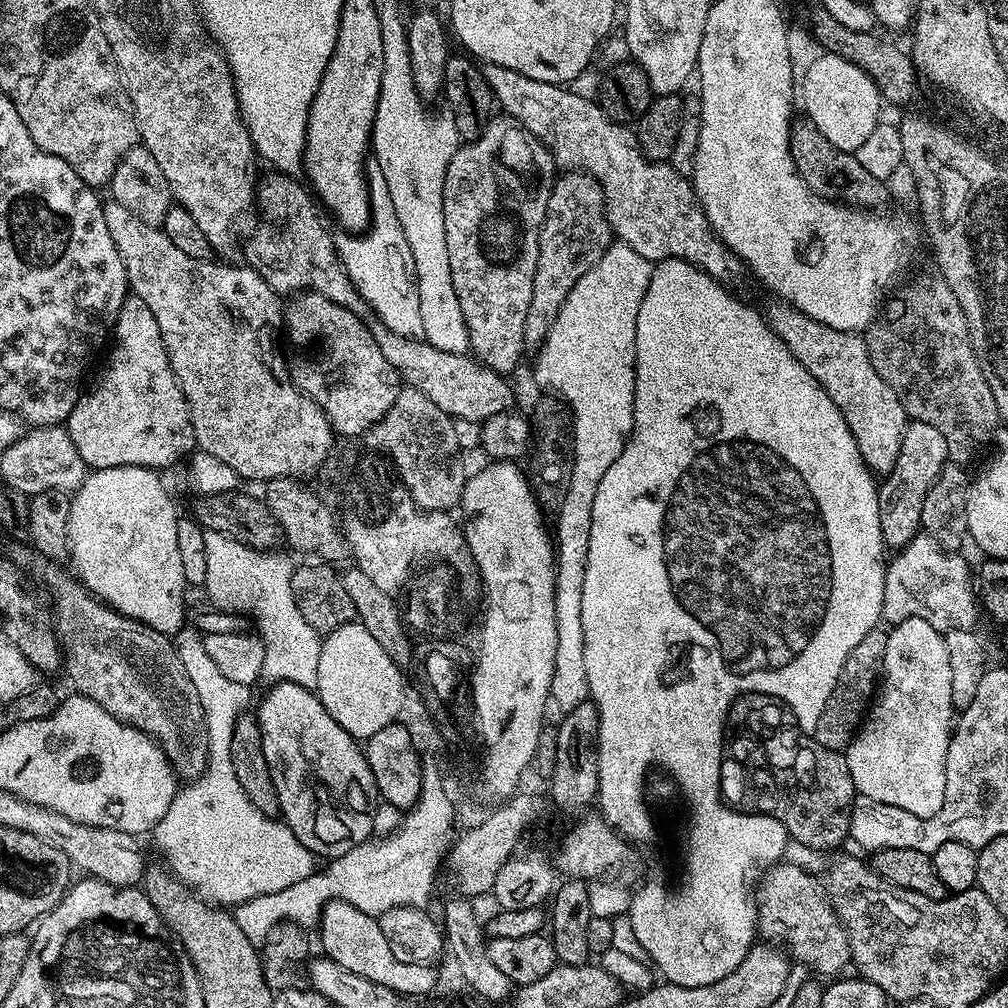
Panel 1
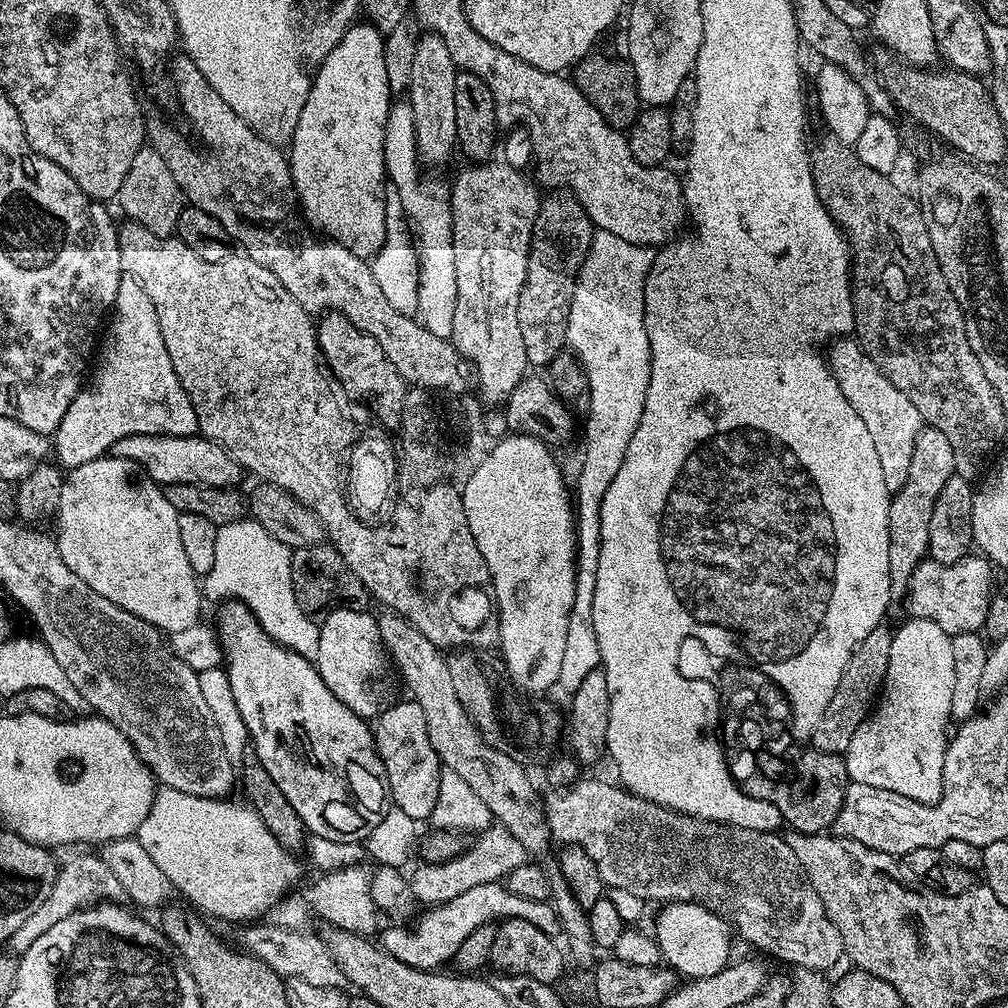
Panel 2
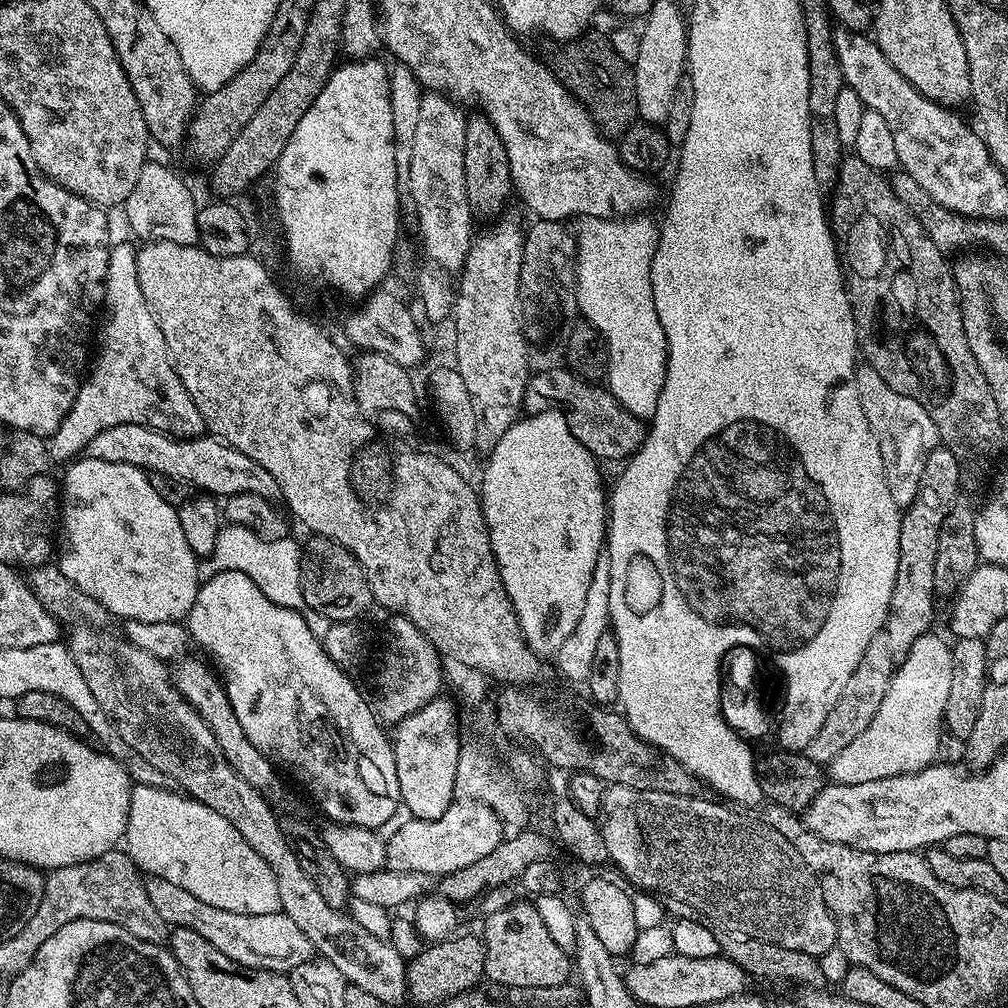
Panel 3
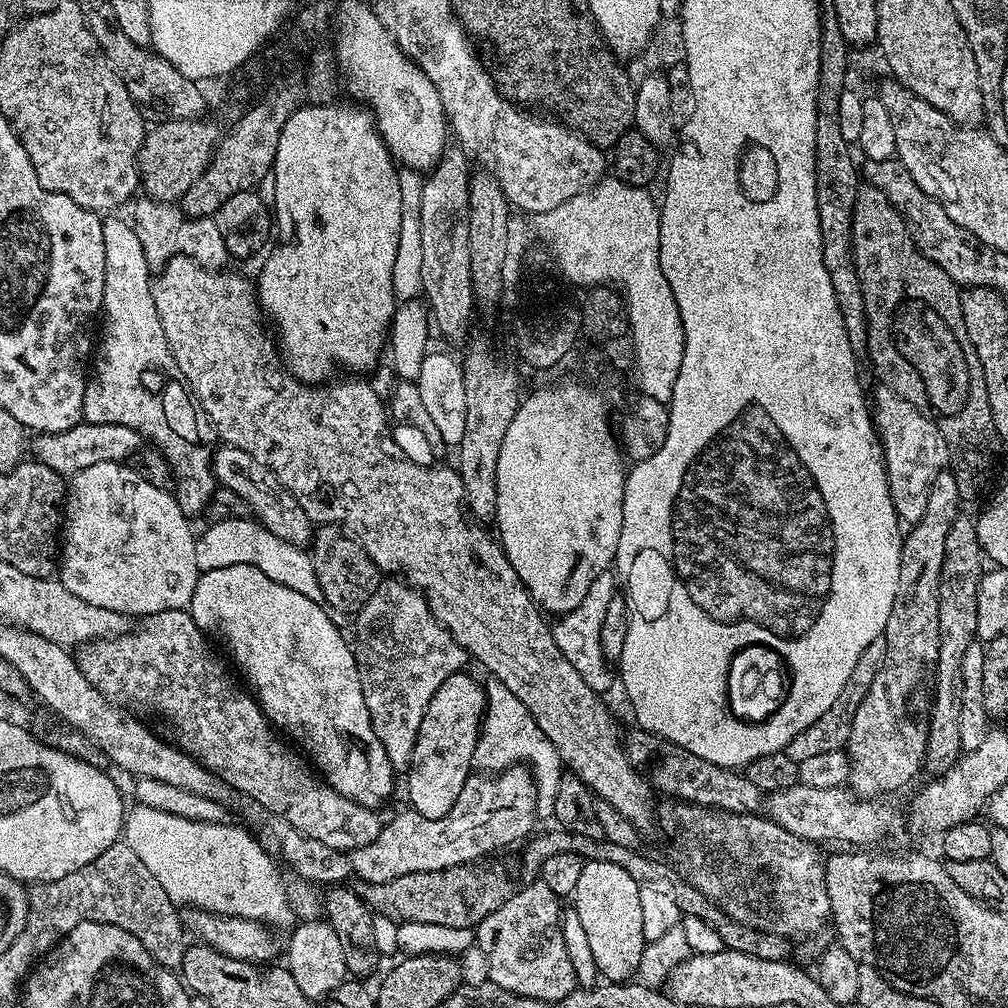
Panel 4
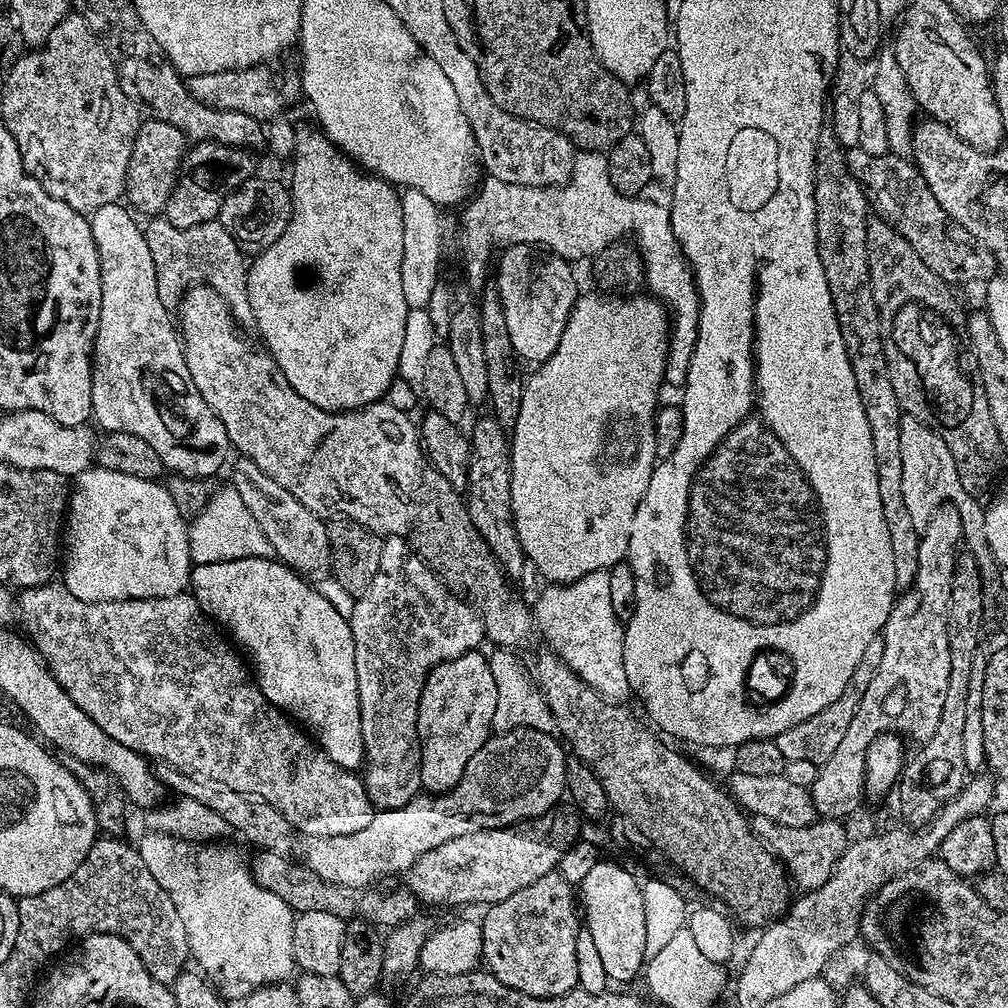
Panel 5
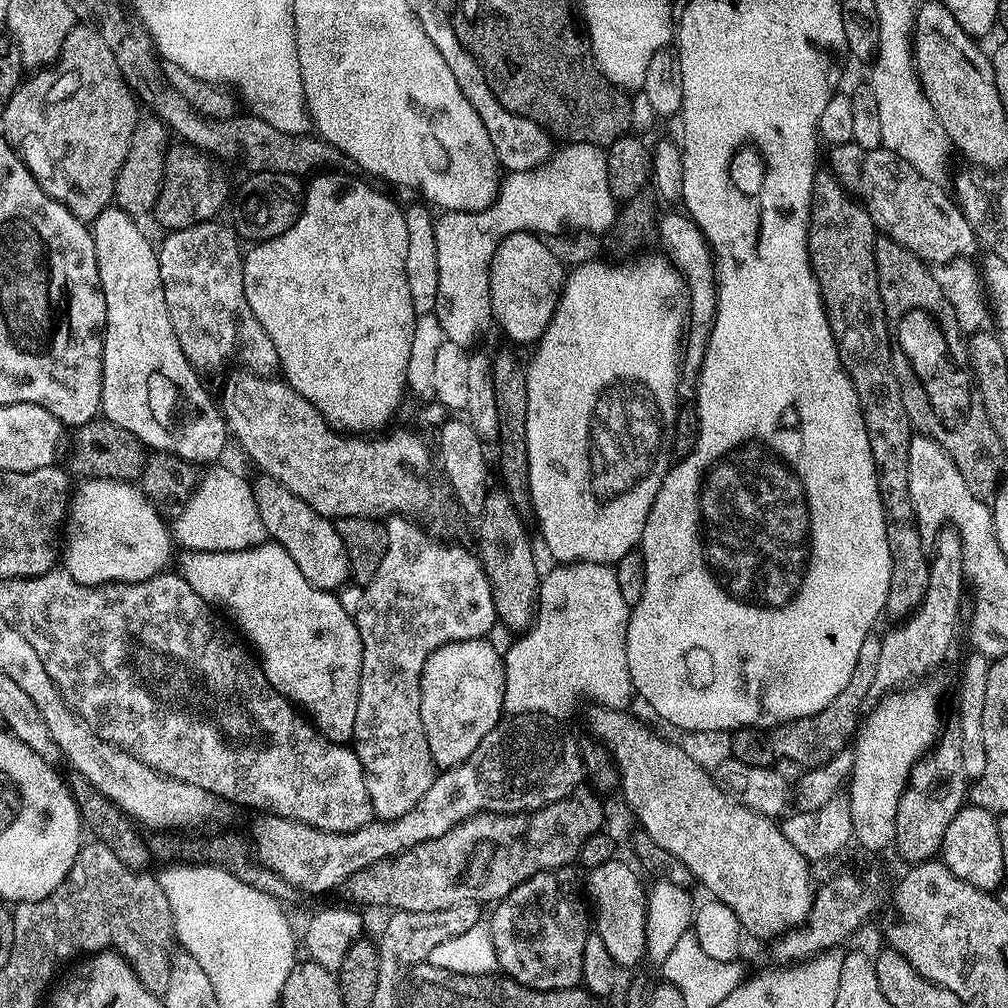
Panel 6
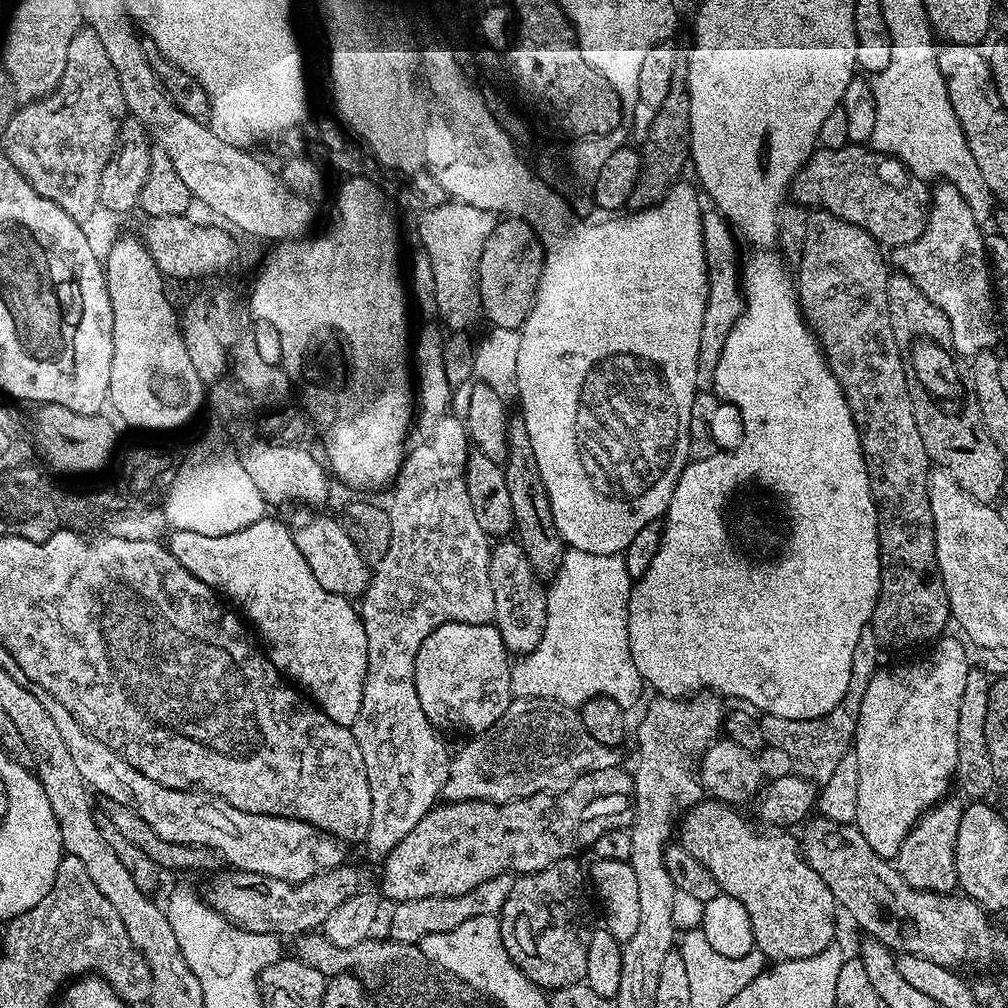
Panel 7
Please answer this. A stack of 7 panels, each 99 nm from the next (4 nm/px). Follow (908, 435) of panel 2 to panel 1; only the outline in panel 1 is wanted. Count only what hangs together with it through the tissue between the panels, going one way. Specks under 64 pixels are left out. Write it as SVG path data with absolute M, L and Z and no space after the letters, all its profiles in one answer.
M787 302L776 303L780 304L766 312L768 325L782 338L798 362L810 370L826 394L830 394L834 406L842 410L842 418L846 418L870 471L880 478L887 476L890 470L894 470L894 462L898 462L898 450L902 446L904 429L908 427L910 417L904 411L898 394L894 394L894 390L882 382L882 374L874 370L874 362L870 362L863 335L834 330L799 312Z

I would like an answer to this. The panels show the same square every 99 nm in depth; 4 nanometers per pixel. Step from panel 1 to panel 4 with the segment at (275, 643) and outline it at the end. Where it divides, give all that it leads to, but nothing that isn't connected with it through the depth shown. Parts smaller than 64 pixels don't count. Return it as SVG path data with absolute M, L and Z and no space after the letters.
M252 518L223 520L217 524L208 524L205 529L204 533L199 533L196 542L196 561L201 572L218 570L222 566L249 564L262 570L266 578L274 578L274 582L282 586L290 586L298 590L298 594L306 594L306 598L311 600L323 601L322 586L318 586L311 555L304 548L282 542L282 538L274 538L270 530L259 527Z

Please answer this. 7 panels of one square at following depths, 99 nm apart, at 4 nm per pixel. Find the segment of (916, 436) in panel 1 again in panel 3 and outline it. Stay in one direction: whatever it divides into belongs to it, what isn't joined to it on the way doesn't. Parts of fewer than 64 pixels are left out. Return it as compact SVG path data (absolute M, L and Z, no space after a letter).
M937 446L922 466L922 478L918 482L918 494L910 506L903 509L898 534L898 574L894 578L894 590L890 594L890 606L886 631L890 642L897 649L907 650L919 636L929 635L932 624L932 596L936 592L934 566L938 554L940 527L961 495L958 458L950 450Z

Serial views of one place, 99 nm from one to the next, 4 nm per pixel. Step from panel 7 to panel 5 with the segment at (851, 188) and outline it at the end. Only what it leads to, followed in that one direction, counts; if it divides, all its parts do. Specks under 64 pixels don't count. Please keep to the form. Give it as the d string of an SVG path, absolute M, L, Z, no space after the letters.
M858 147L847 149L844 158L850 174L854 174L867 194L871 211L879 219L894 226L894 230L898 230L898 234L902 234L902 238L914 246L918 258L922 258L922 262L926 262L926 266L938 274L938 278L956 286L956 283L972 284L975 280L987 282L997 275L995 257L990 251L977 247L968 232L954 222L954 218L950 218L942 206L938 206L938 198L930 194L930 186L926 186L922 174L911 159L891 154L866 154L866 150Z

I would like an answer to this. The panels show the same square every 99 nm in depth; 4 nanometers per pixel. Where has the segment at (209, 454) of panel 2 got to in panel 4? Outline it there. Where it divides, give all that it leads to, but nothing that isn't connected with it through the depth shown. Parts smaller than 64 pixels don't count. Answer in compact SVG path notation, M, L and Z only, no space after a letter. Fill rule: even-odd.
M81 422L70 430L46 432L37 435L35 439L36 441L33 439L30 444L31 455L65 478L71 478L76 473L86 470L86 466L94 466L98 462L123 464L142 446L140 433L130 430L130 426L121 424ZM231 446L217 447L212 458L212 472L216 475L216 483L221 488L234 490L248 503L251 515L258 521L259 527L270 530L274 538L282 538L282 542L290 542L294 546L304 548L311 545L314 535L312 520L298 506L298 498L282 486L282 482L258 458L254 458L246 450L238 450Z

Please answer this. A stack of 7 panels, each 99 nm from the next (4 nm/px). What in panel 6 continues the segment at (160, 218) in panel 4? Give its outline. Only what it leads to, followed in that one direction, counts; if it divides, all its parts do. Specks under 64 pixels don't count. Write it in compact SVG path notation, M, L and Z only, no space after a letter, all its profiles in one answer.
M197 222L189 228L177 228L169 231L168 236L158 244L160 257L160 277L166 294L166 310L182 346L182 354L191 362L193 368L201 374L207 374L211 368L220 368L223 364L241 364L241 369L252 374L272 374L279 369L278 350L270 342L270 334L254 318L250 302L246 302L244 289L244 261L242 247L236 236L224 224L217 222Z

